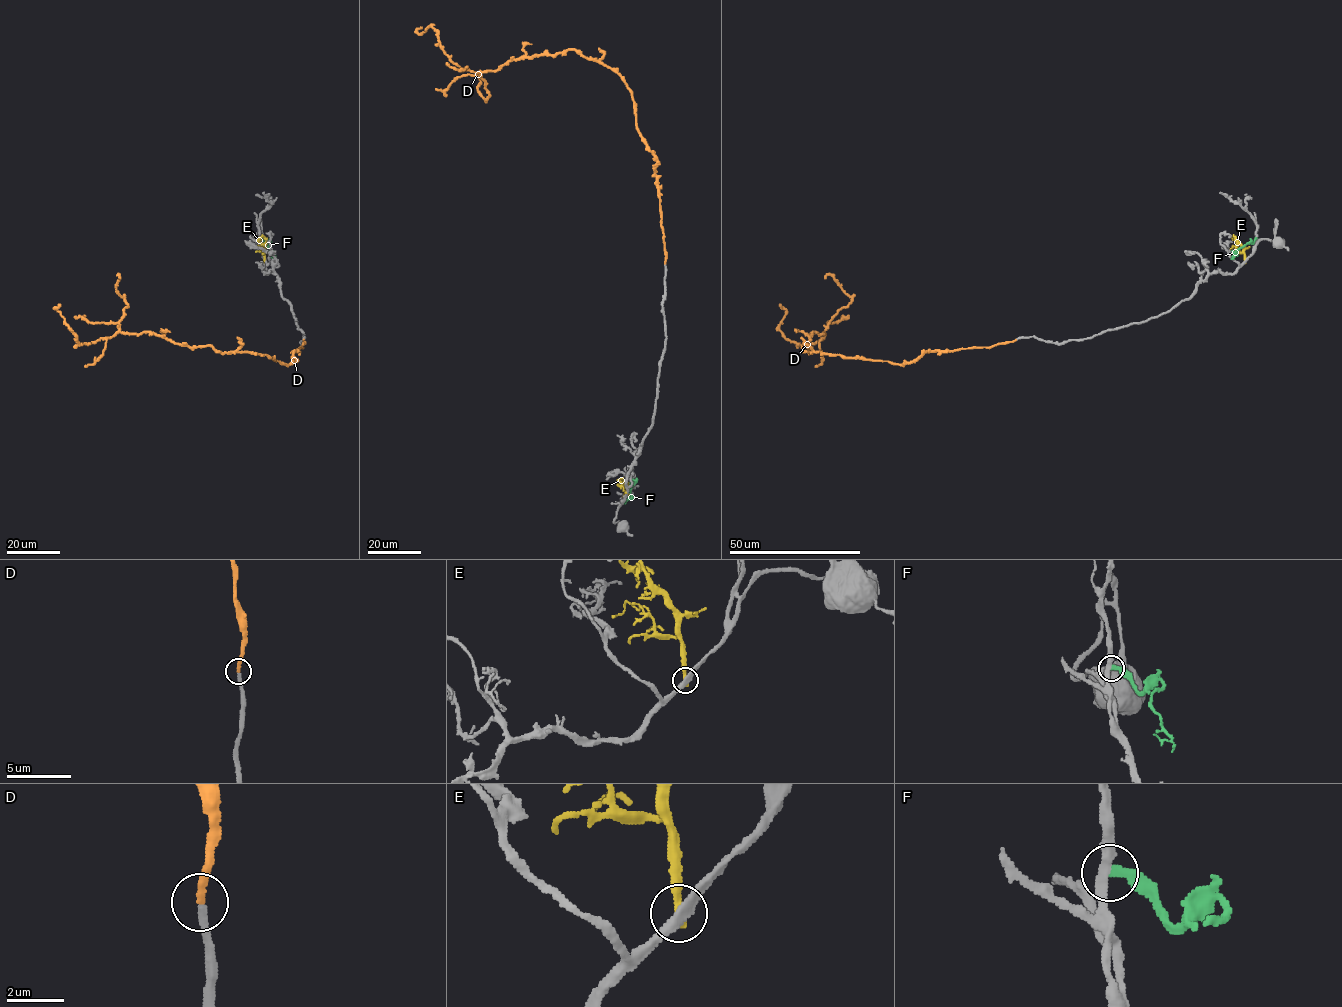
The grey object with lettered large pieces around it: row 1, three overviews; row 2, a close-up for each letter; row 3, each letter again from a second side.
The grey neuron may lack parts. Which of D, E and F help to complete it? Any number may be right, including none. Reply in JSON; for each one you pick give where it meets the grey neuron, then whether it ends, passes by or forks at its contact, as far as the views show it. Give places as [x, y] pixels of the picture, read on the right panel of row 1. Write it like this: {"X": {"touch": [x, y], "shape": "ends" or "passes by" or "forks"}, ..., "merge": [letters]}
{"D": {"touch": [1016, 339], "shape": "ends"}, "merge": ["D"]}

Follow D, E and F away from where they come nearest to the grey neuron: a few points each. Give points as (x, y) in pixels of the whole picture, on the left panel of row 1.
D: (303, 340), (287, 365), (267, 355), (181, 346), (147, 332), (80, 344), (55, 308), (60, 304)
E: (265, 261), (266, 240), (263, 236), (260, 240)
F: (260, 238), (269, 243), (275, 259)

